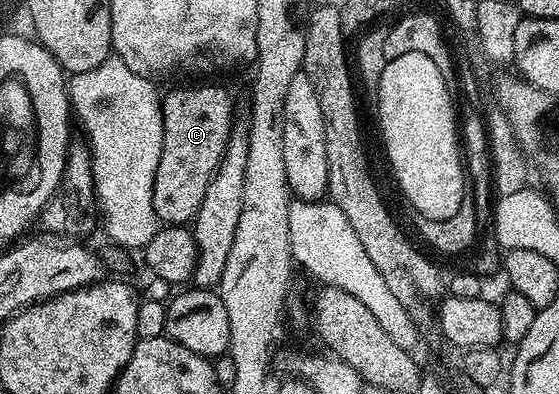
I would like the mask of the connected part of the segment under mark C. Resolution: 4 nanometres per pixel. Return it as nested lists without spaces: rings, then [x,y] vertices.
[[[185,86],[182,90],[173,90],[167,93],[161,99],[161,113],[163,116],[163,124],[165,128],[165,139],[163,140],[163,152],[159,158],[159,168],[155,174],[155,184],[153,185],[153,203],[155,204],[155,212],[158,219],[162,223],[170,226],[183,226],[192,223],[197,217],[199,208],[203,204],[203,192],[207,192],[210,180],[213,179],[213,173],[219,168],[219,164],[225,156],[225,149],[229,144],[229,137],[233,132],[235,119],[233,119],[233,98],[221,86]]]

